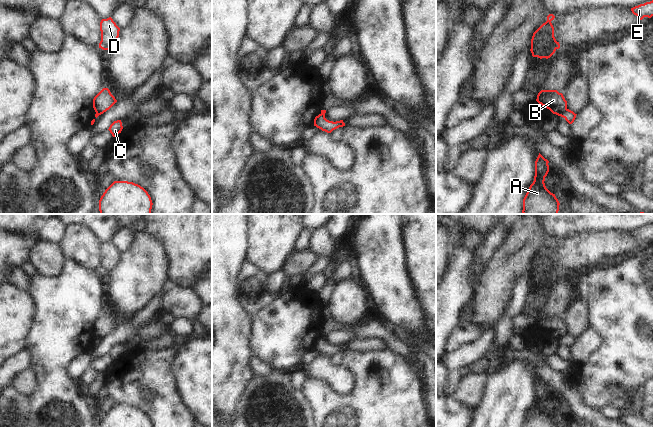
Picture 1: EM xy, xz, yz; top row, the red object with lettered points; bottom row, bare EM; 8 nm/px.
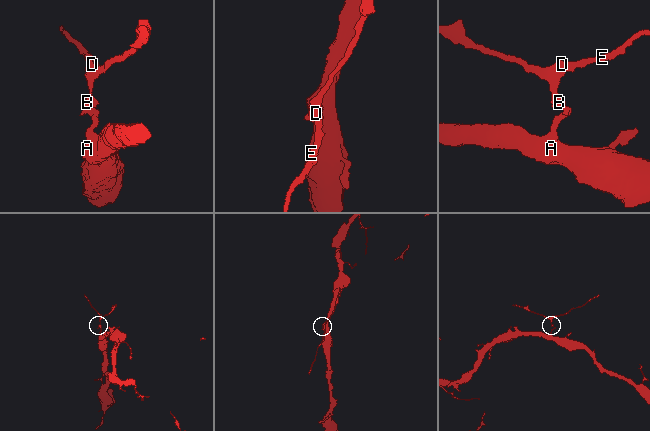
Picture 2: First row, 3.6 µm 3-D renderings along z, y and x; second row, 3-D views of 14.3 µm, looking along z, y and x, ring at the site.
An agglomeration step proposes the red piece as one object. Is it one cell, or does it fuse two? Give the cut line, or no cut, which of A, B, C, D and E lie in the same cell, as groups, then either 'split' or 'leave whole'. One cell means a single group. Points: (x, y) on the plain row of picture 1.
cut in yz along (567, 333), (559, 339); A C / B D E; split

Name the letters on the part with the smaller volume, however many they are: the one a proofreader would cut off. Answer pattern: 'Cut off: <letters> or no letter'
Cut off: B, D, E

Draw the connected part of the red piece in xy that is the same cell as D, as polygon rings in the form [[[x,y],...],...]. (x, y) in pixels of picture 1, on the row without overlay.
[[[111,241],[102,243],[100,246],[101,265],[99,272],[110,274],[119,261],[120,252],[116,249]]]

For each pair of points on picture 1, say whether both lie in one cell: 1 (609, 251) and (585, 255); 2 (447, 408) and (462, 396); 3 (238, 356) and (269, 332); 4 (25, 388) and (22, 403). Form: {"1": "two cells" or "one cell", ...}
{"1": "one cell", "2": "two cells", "3": "two cells", "4": "two cells"}

